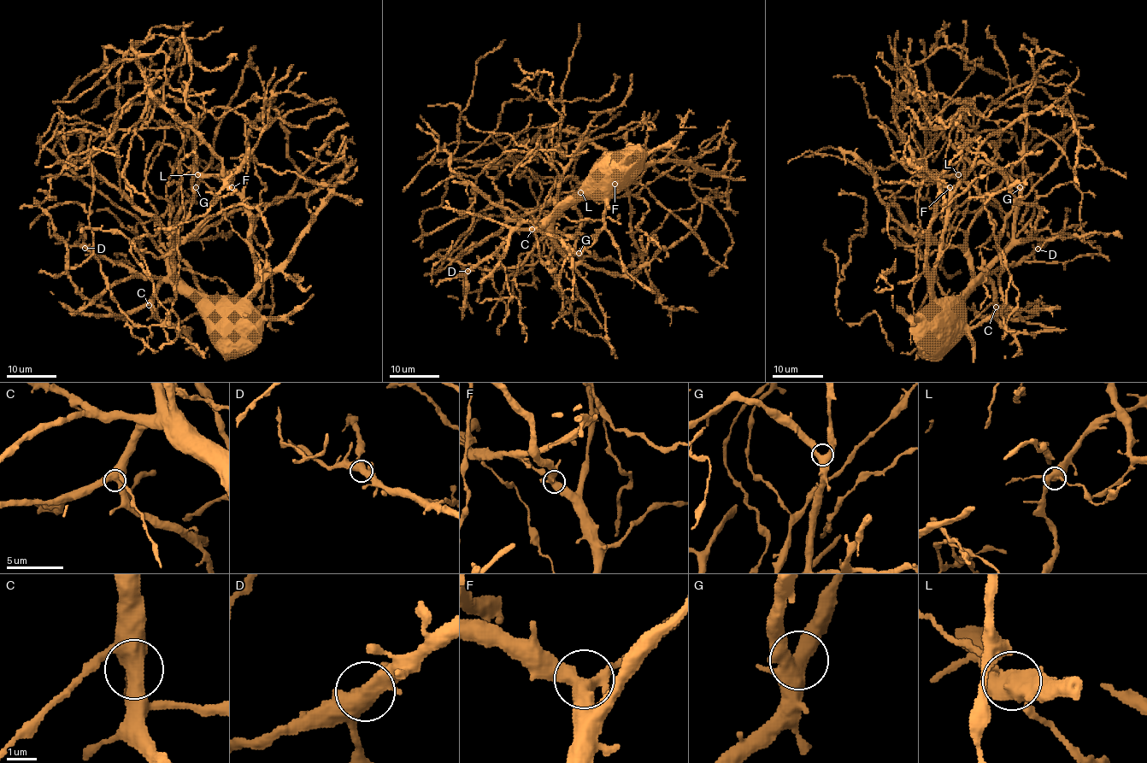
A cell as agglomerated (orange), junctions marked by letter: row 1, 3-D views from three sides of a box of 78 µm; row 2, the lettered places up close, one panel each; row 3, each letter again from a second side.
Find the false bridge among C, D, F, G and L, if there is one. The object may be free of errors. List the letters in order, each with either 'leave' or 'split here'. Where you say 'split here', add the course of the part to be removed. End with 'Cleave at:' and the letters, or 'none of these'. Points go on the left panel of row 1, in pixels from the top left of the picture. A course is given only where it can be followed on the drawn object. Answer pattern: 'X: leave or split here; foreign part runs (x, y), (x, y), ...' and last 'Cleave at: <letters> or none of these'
C: leave
D: leave
F: leave
G: leave
L: split here; foreign part runs (198, 175), (215, 191), (220, 200), (220, 210), (233, 229), (264, 263)
Cleave at: L

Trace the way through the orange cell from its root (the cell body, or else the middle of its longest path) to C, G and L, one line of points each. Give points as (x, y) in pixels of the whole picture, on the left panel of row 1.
C: (220, 343), (212, 336), (208, 322), (198, 305), (175, 284), (164, 282), (149, 305)
G: (220, 343), (212, 336), (208, 322), (186, 286), (170, 267), (178, 211), (196, 187)
L: (220, 343), (217, 341), (217, 326), (255, 284), (255, 263), (260, 256), (232, 227), (220, 199), (198, 175)

